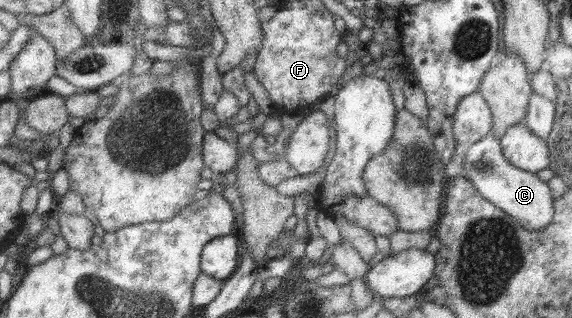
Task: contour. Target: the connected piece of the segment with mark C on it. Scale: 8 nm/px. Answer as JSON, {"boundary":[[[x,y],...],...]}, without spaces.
{"boundary":[[[495,136],[483,137],[471,145],[465,153],[462,167],[462,177],[475,185],[479,195],[514,217],[525,229],[543,230],[553,220],[555,215],[554,198],[547,182],[541,181],[535,173],[529,173],[525,169],[519,169],[512,165],[504,157],[500,139]]]}

